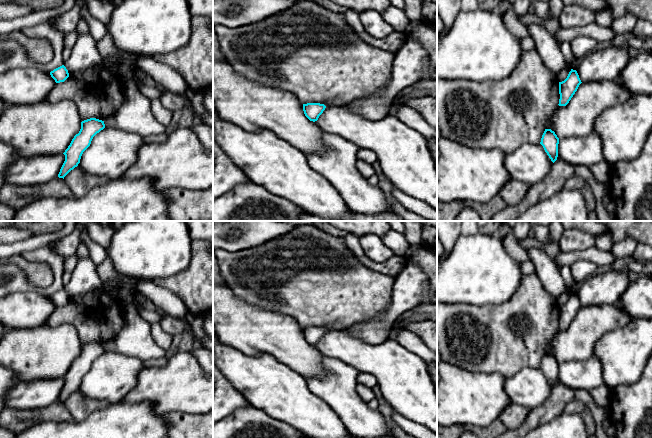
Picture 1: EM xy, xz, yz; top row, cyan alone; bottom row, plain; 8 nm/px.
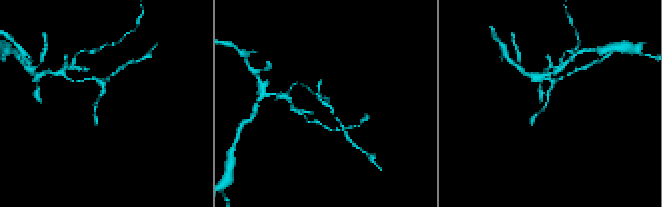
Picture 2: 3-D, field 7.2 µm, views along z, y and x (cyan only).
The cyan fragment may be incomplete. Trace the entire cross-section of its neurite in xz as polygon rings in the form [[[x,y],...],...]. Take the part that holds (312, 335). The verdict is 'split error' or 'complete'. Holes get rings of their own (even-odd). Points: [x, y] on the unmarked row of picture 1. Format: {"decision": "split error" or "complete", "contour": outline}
{"decision": "complete", "contour": [[[320,327],[303,328],[303,335],[304,335],[305,340],[310,345],[313,345],[313,346],[318,344],[319,340],[323,337],[325,332],[326,330]]]}

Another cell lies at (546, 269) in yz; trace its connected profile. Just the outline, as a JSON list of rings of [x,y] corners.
[[[528,248],[526,252],[535,267],[535,272],[545,290],[557,300],[564,293],[572,293],[573,287],[568,288],[560,275],[559,267],[545,252],[537,248]]]

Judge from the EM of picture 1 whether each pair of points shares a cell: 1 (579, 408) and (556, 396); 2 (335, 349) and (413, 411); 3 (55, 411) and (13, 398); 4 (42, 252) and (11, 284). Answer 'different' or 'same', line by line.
1: different
2: same
3: different
4: same

